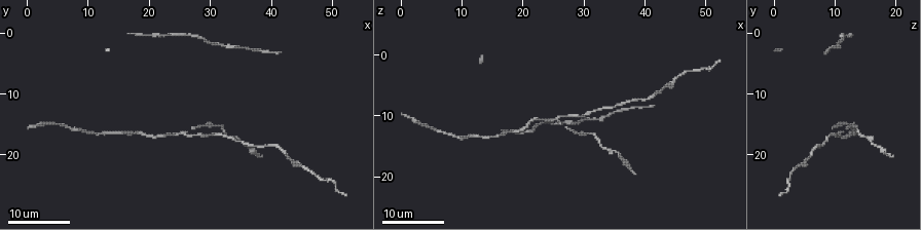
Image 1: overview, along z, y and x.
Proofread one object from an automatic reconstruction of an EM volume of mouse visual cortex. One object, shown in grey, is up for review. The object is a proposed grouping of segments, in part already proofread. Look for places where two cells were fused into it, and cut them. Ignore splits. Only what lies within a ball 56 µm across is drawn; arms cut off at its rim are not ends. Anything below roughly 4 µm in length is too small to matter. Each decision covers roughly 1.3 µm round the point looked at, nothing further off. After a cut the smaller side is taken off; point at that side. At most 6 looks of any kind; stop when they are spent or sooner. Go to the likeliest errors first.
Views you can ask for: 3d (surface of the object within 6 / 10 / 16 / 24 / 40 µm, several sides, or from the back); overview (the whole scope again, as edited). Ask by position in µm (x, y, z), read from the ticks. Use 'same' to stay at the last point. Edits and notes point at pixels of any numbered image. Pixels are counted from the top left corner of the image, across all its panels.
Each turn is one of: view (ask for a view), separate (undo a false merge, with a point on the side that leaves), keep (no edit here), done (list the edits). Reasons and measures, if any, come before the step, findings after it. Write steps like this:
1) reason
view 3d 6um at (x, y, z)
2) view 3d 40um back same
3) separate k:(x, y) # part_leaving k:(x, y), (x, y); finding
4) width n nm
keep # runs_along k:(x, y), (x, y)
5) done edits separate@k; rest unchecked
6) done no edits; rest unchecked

view 3d 24um at (30.5, 14.5, 13.0)

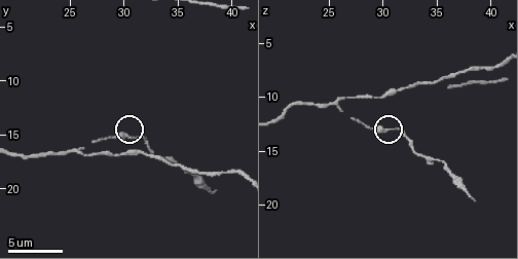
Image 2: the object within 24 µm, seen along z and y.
view 3d 6um at (29.8, 14.8, 13.2)

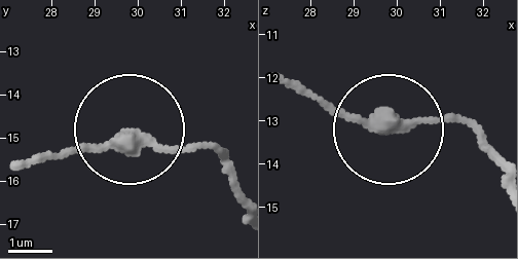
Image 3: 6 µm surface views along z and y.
side_arm 13 um
keep # runs_along 3:(20, 167), (131, 130), (175, 148), (226, 148); all the same cell

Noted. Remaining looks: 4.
view 3d 24um at (9.0, 16.5, 13.0)

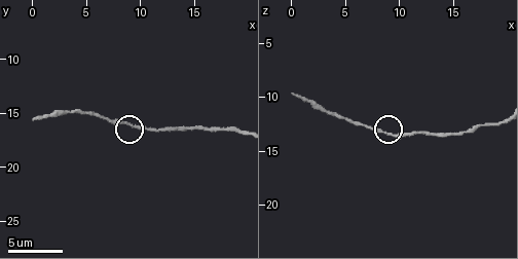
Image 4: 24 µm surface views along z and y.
zoom in
view 3d 6um at (9.0, 16.0, 13.6)

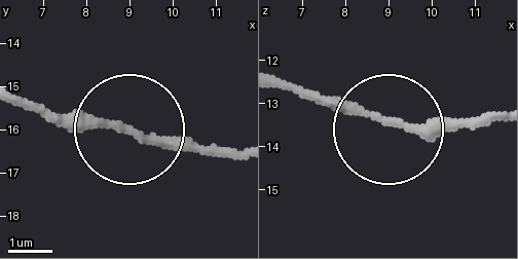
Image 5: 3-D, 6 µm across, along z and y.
keep # all the same cell

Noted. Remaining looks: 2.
view 3d 16um at (27.0, 16.8, 10.2)

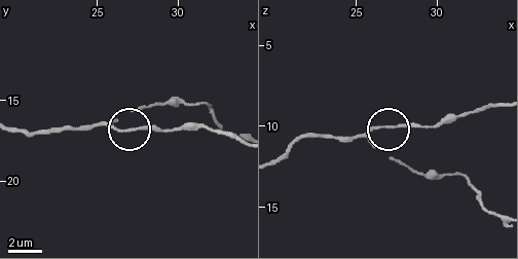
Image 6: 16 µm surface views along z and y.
zoom in
view 3d 6um at (27.2, 16.8, 10.1)

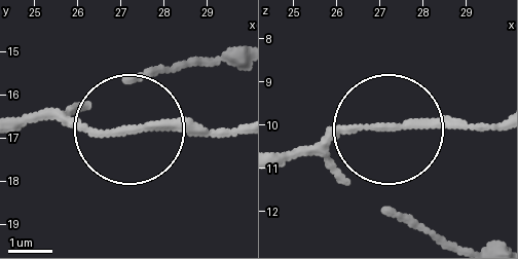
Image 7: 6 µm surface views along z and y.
keep # runs_along 7:(281, 152), (313, 152), (358, 130), (497, 130); all the same cell

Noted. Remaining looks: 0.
done no edits; rest unchecked

